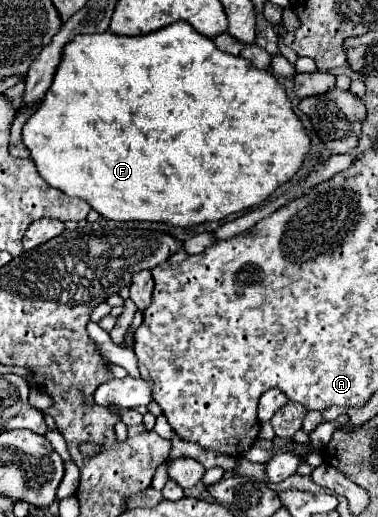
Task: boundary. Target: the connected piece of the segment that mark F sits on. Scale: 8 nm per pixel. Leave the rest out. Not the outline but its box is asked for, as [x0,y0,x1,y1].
[22,22,310,228]

